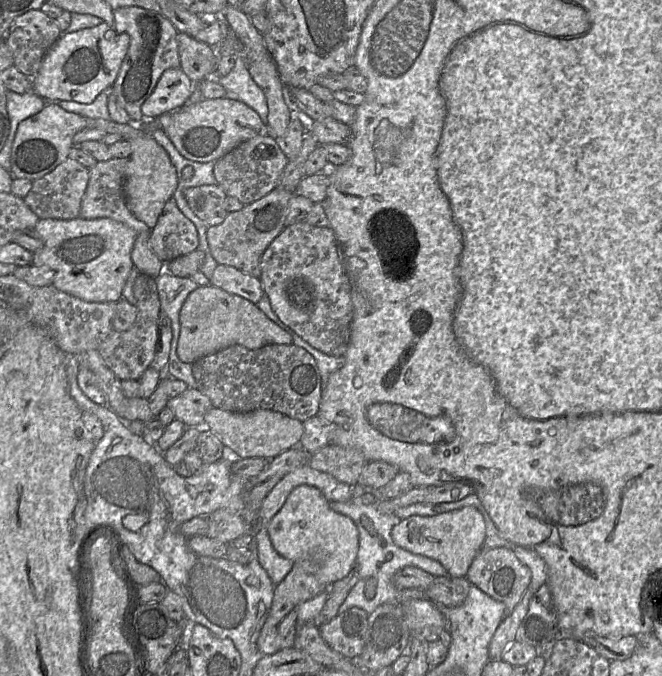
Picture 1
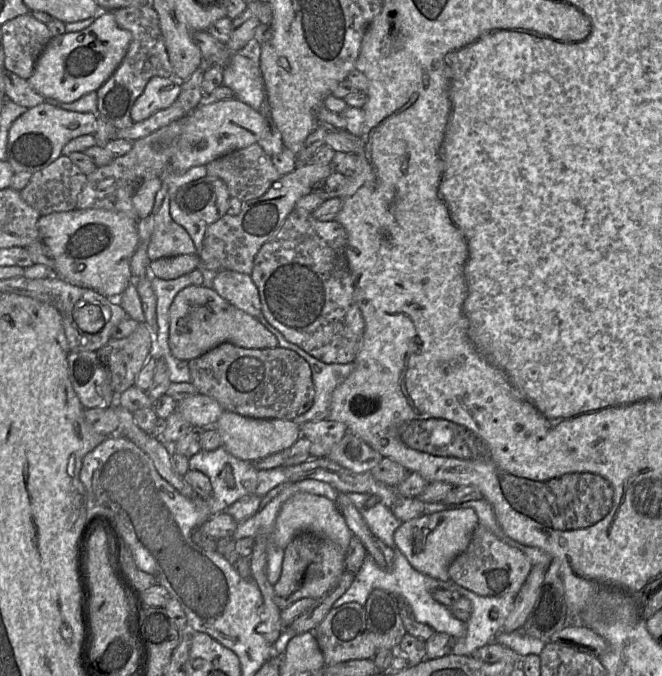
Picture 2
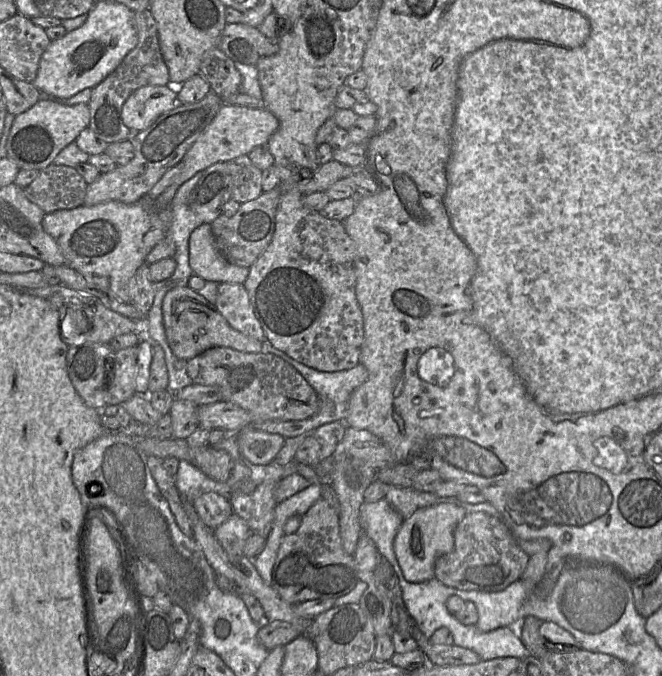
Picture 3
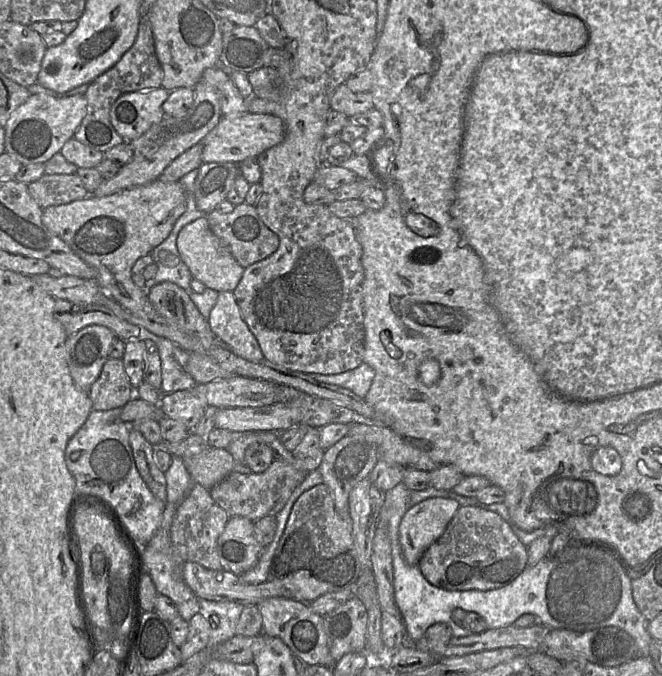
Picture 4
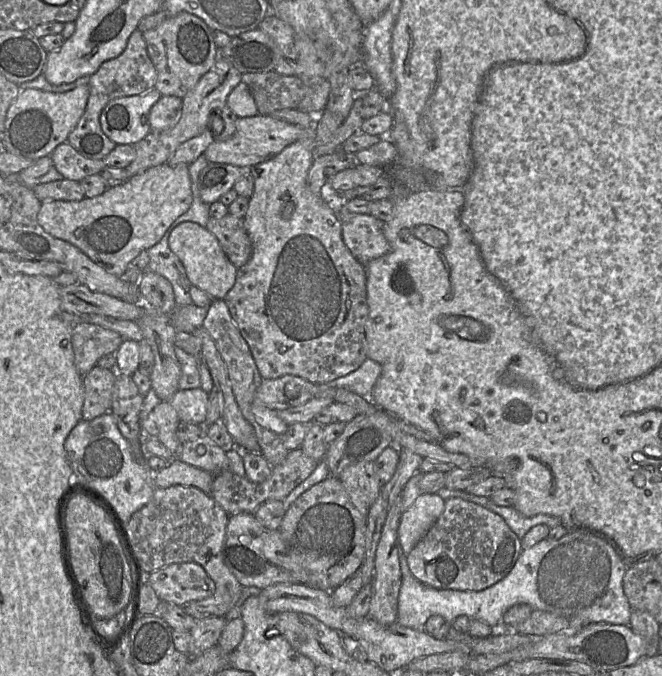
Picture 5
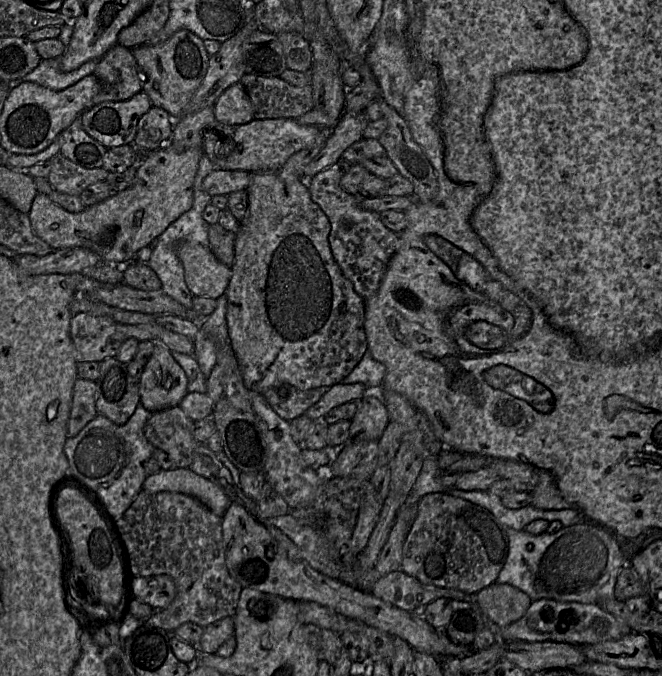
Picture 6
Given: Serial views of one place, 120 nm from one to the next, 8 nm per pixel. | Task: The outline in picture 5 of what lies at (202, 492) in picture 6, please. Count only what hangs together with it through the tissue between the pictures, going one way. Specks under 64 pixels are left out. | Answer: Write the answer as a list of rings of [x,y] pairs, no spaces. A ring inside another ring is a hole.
[[[173,459],[163,470],[153,476],[155,488],[169,488],[176,485],[193,486],[210,494],[214,475],[199,468]]]

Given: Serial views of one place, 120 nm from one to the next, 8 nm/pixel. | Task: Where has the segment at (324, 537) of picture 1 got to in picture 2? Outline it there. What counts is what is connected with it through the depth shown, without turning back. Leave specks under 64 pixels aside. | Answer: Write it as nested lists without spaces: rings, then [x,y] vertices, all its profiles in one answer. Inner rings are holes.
[[[300,492],[287,499],[282,505],[275,521],[273,540],[283,550],[300,533],[322,535],[334,542],[345,554],[352,538],[343,515],[334,501],[311,493]]]

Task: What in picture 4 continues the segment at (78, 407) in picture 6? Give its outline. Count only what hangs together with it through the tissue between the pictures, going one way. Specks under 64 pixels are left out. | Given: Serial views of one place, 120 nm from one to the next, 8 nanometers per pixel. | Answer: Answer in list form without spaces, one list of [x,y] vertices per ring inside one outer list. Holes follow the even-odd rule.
[[[122,358],[106,361],[98,379],[90,387],[88,396],[95,411],[122,408],[135,396]]]

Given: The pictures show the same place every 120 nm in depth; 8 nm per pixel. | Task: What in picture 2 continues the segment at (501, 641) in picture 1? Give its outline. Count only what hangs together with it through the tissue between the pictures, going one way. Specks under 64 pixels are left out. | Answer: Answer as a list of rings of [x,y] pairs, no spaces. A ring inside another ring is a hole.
[[[538,564],[532,566],[521,589],[515,595],[513,608],[502,627],[502,631],[513,632],[521,629],[535,604],[545,573],[544,566]]]

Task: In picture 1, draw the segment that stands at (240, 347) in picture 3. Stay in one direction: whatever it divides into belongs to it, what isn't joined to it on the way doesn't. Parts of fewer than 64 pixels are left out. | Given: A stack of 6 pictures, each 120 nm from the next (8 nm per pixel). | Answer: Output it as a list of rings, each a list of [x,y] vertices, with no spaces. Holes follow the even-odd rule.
[[[210,284],[192,291],[180,310],[180,336],[176,352],[184,363],[193,364],[232,345],[258,349],[269,344],[291,343],[292,336],[271,321],[256,304]]]

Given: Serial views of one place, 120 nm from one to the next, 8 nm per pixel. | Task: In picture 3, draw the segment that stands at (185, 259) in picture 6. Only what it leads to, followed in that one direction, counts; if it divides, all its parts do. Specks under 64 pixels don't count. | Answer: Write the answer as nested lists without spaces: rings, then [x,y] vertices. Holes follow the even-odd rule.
[[[202,223],[189,236],[189,265],[205,281],[243,284],[249,268],[228,262],[217,248],[211,224]]]

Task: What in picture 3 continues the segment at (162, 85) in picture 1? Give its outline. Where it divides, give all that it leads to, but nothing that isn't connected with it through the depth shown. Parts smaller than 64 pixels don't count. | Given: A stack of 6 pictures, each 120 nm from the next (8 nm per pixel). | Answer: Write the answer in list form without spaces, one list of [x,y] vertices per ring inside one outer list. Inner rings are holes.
[[[143,86],[129,95],[122,107],[121,119],[130,131],[140,132],[177,104],[177,93],[168,86]]]

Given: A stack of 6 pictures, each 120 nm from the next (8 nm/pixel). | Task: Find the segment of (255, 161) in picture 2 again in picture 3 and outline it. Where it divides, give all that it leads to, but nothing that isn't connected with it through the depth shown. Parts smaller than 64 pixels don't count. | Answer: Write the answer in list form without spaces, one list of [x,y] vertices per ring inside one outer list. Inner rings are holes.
[[[241,155],[226,163],[232,178],[233,200],[241,204],[262,194],[262,170],[252,163],[248,155]]]

